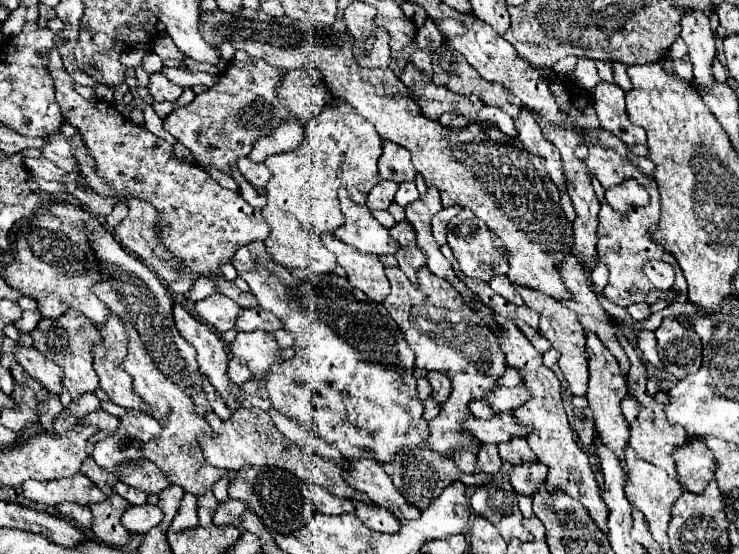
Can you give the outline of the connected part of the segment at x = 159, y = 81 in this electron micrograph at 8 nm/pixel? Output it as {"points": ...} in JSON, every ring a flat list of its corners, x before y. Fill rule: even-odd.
{"points":[[154,73,154,75,150,75,148,91,156,101,176,101,184,89,180,85,172,83,164,73]]}

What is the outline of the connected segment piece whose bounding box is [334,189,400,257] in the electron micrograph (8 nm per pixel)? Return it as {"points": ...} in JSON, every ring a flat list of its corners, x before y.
{"points":[[340,189,338,199,340,199,340,209,344,213,344,225,336,229,336,237,344,241,346,245,352,245,354,249,368,253,368,255,384,255,384,253,396,253,400,251,400,245,392,235,388,233,386,227,382,227,372,211,366,205,358,205,352,199,348,199,348,191]]}

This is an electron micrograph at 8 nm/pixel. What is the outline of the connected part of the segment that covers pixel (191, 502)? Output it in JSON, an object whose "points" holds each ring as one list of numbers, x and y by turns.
{"points":[[184,493,182,505,176,513,176,517,172,519,170,527,166,533,176,533,176,531,184,531,184,529,194,529,198,527,198,517,196,517,196,497,192,493]]}

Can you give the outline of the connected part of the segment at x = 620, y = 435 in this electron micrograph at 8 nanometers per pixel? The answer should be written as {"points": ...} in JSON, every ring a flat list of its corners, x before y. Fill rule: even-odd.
{"points":[[586,331,586,351,590,355,590,381,588,381,586,399,588,399,590,409,594,413,596,437,600,439,600,443,604,443,610,451,616,453,616,457,620,459,622,473,624,473,624,477,628,477,628,465,624,463,624,447,628,445,628,439,630,439,630,427,628,427,628,421,624,419,624,415,620,411,620,401,622,401,622,397,628,391,626,377,622,375,622,371,618,367,618,361,614,359,614,355,590,331]]}

